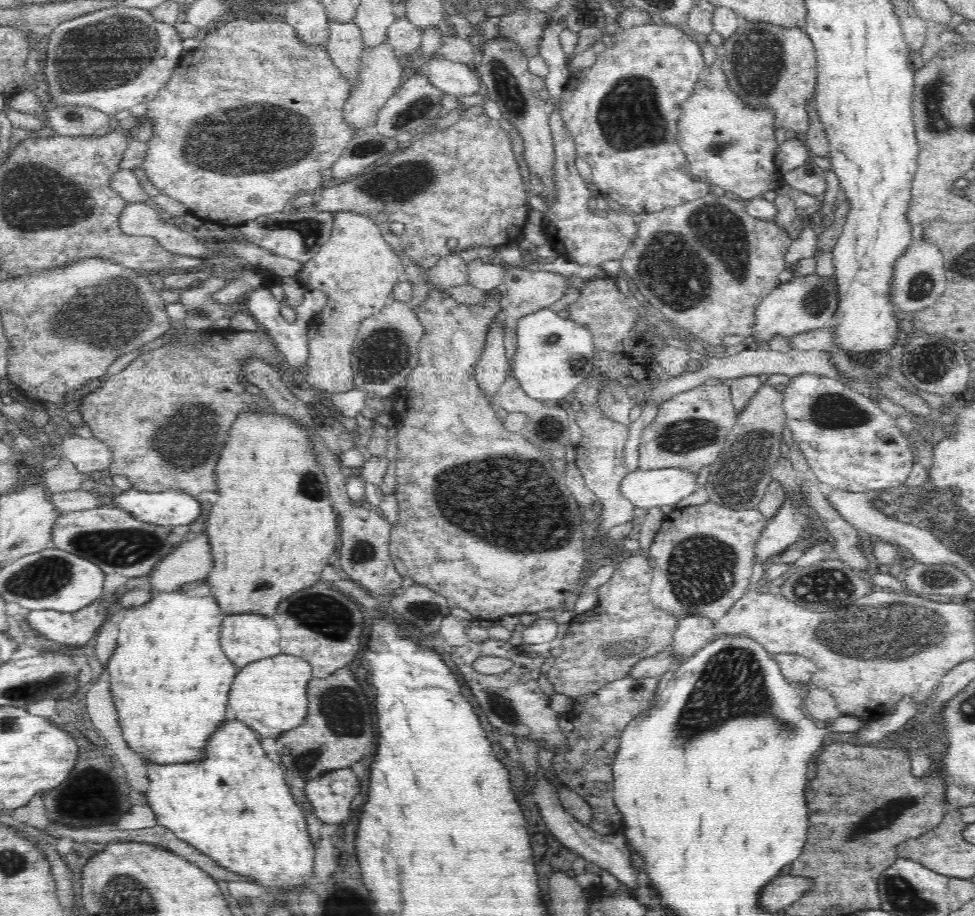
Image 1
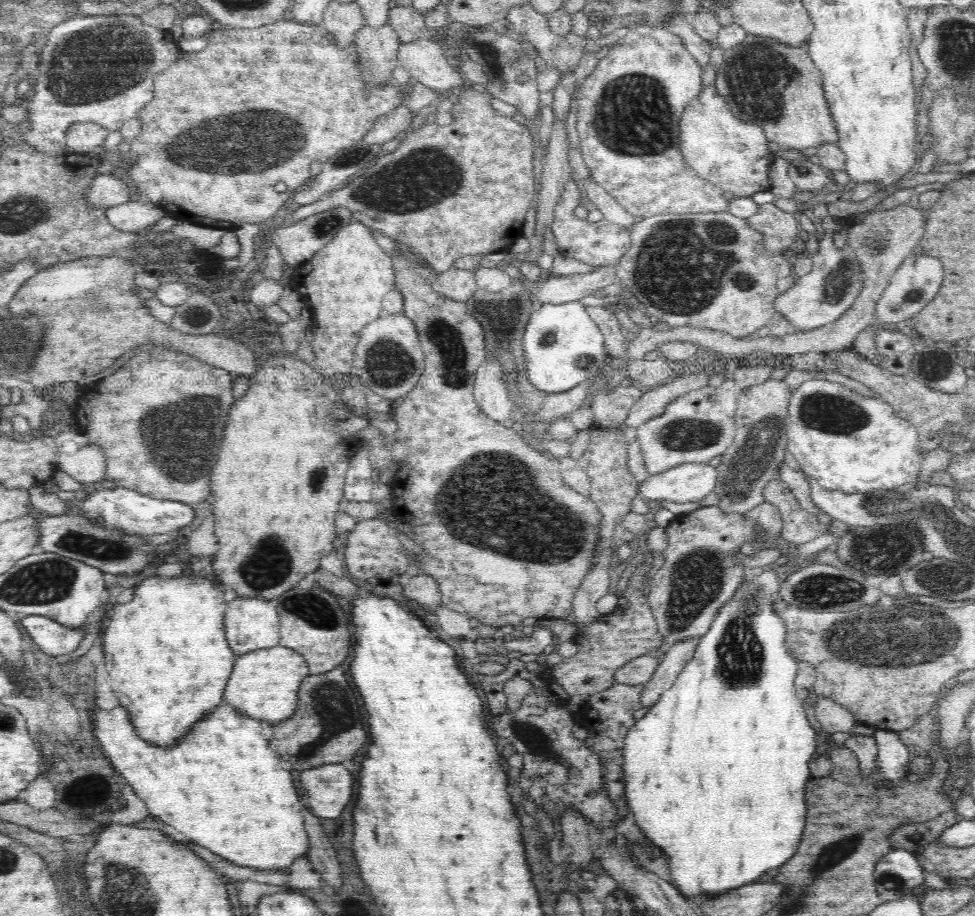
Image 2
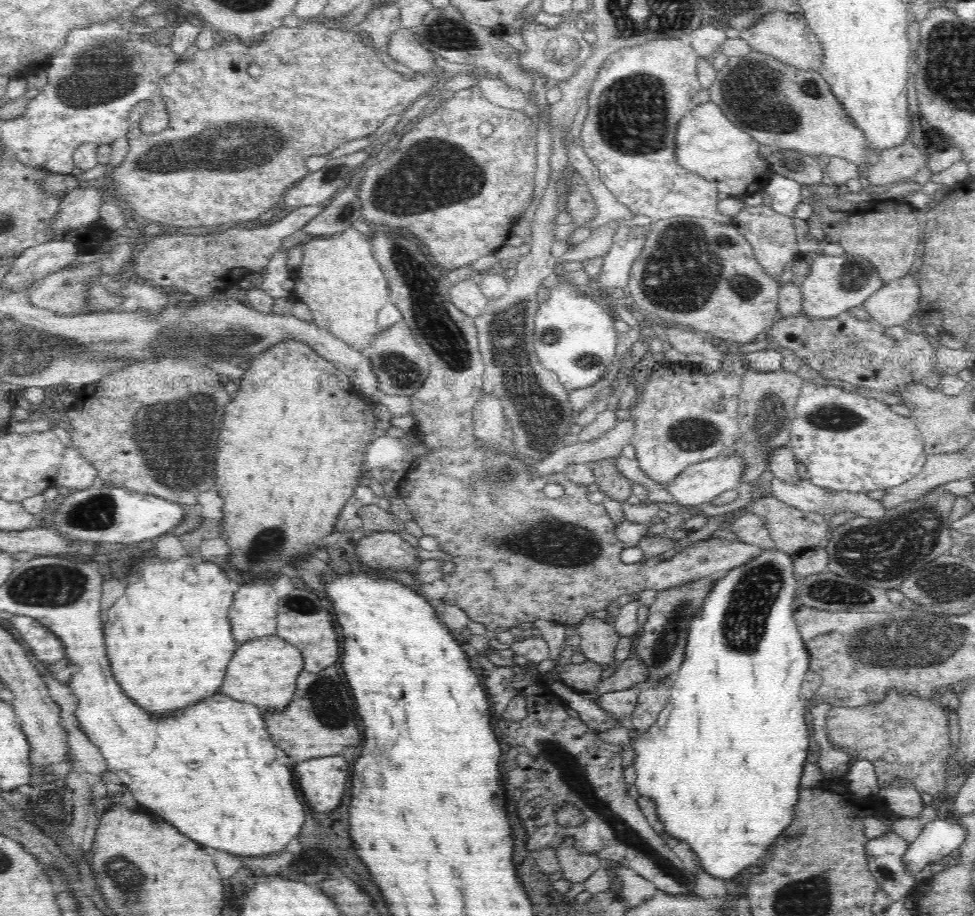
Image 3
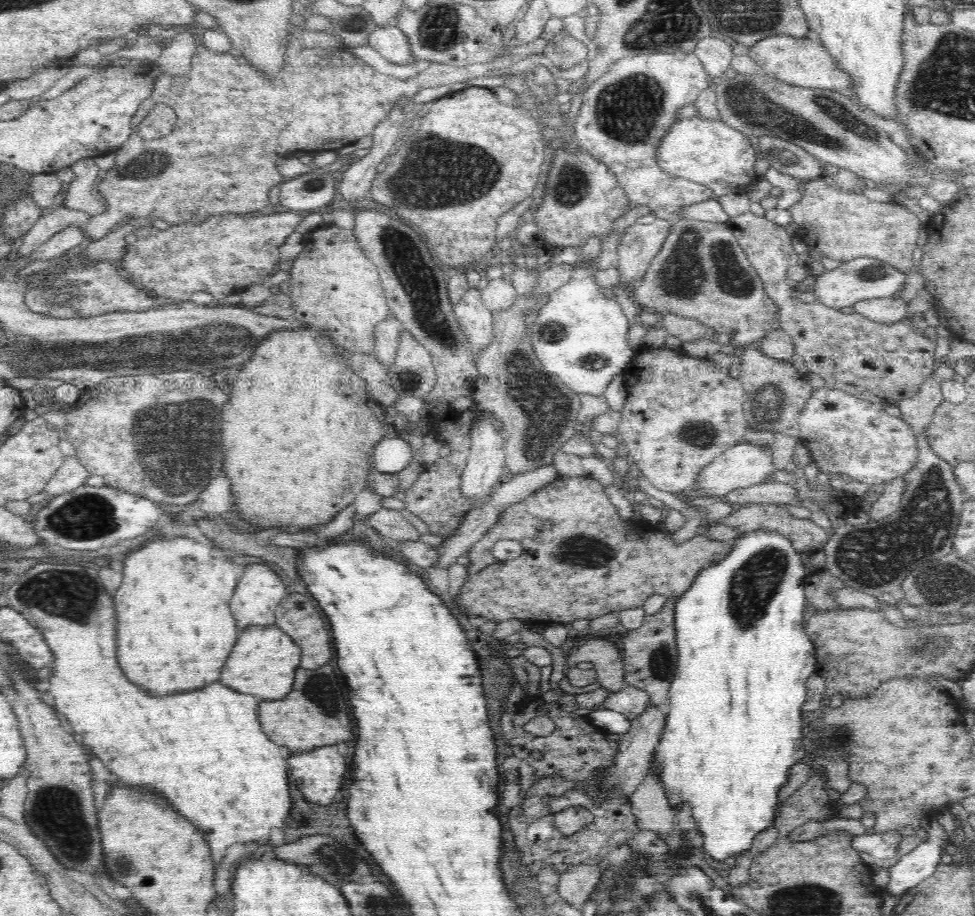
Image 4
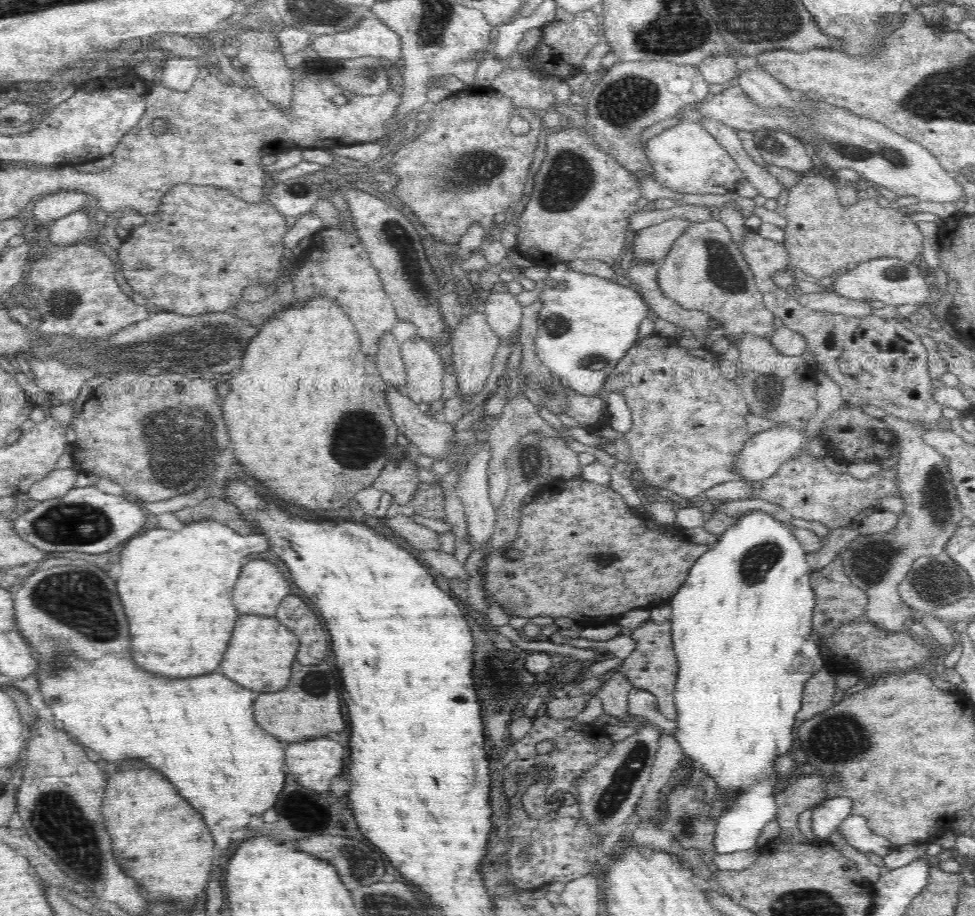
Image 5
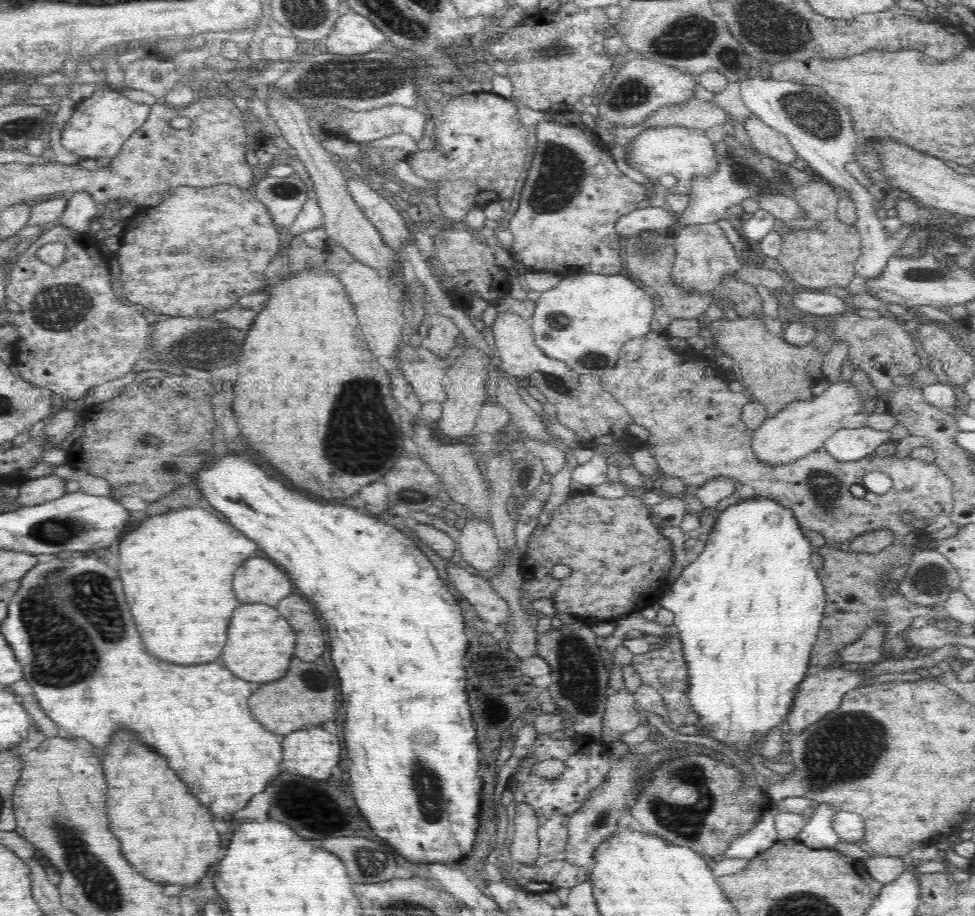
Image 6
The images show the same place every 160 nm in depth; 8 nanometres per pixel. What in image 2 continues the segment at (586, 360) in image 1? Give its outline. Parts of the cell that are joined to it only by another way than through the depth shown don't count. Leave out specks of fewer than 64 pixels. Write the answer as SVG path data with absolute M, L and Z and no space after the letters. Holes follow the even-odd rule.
M582 302L544 303L528 320L522 346L526 375L534 387L550 394L570 390L603 370L607 350L604 337Z

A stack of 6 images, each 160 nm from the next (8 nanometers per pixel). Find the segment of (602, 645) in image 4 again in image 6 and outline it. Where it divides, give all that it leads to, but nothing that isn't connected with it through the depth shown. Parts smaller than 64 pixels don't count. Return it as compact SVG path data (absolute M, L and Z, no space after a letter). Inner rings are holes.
M626 689L609 694L606 698L606 710L604 712L603 727L600 740L618 742L624 734L640 726L641 715L635 706L635 696Z

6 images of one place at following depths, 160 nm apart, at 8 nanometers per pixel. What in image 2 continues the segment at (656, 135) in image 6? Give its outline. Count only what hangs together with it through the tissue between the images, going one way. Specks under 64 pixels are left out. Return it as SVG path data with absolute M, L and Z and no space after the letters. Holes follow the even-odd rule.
M706 88L698 98L694 98L680 120L679 149L686 164L700 177L714 183L727 196L751 197L756 192L771 188L770 166L775 159L774 153L768 149L769 140L764 131L755 123L744 123L732 115L722 96L714 88Z

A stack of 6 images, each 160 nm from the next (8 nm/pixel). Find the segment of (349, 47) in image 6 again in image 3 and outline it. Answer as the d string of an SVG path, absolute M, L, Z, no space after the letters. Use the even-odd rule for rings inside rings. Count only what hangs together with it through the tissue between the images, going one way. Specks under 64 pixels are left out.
M400 27L394 32L388 42L386 53L415 73L429 73L436 67L434 55L430 51L426 51L422 44L413 38L411 30L404 27Z

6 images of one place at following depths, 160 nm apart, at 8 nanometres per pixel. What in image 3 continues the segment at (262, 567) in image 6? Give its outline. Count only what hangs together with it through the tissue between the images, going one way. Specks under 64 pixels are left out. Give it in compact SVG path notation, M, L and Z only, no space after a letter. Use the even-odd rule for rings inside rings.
M254 582L235 588L228 616L238 646L255 638L276 635L281 600L273 584Z

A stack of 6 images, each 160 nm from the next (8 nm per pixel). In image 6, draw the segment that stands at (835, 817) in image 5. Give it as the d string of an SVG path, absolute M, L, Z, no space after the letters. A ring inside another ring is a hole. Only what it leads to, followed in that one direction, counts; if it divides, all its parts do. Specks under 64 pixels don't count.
M818 803L807 824L800 834L797 834L797 840L816 850L833 848L841 842L837 832L832 828L833 814L838 811L840 810L837 805Z

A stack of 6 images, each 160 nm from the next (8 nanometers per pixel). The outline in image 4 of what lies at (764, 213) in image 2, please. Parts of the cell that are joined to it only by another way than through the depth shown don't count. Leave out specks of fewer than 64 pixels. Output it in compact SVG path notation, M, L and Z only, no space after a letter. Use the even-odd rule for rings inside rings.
M744 212L736 218L729 218L727 225L732 227L736 240L746 253L752 267L759 274L764 290L777 306L776 328L793 337L795 354L804 358L809 372L818 374L825 381L825 386L832 390L843 390L860 400L878 401L883 406L896 406L900 400L914 396L920 386L934 370L934 349L936 344L928 336L918 334L902 321L884 324L874 322L858 313L842 313L840 309L830 308L818 300L805 303L794 296L792 288L786 284L786 270L798 262L798 254L792 247L793 229L772 224L765 216L756 216L753 212Z

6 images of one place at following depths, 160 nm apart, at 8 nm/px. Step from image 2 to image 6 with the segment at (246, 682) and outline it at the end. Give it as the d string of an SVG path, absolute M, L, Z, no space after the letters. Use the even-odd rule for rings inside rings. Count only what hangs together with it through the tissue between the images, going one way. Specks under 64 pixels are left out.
M262 603L241 604L236 614L232 614L228 640L217 661L228 667L238 678L261 685L279 681L286 674L290 656L294 654L294 644L296 634L277 607Z

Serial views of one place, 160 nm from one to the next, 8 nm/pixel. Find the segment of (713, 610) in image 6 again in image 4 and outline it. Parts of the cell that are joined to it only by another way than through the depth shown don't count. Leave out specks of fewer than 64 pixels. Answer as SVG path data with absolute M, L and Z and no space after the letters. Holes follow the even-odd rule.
M756 530L740 535L734 540L733 549L718 562L699 570L690 590L678 597L676 602L675 641L677 646L677 669L671 682L668 703L665 710L665 726L660 736L660 745L656 748L650 762L650 770L660 777L664 793L672 808L680 808L683 802L691 806L695 824L704 836L703 848L714 865L720 866L729 856L751 848L752 839L762 830L774 825L774 809L777 805L778 791L788 780L790 768L809 753L801 743L801 708L806 700L806 681L816 673L816 649L812 639L804 634L804 624L809 607L805 598L804 580L808 575L804 560L792 547L792 541L778 532Z

